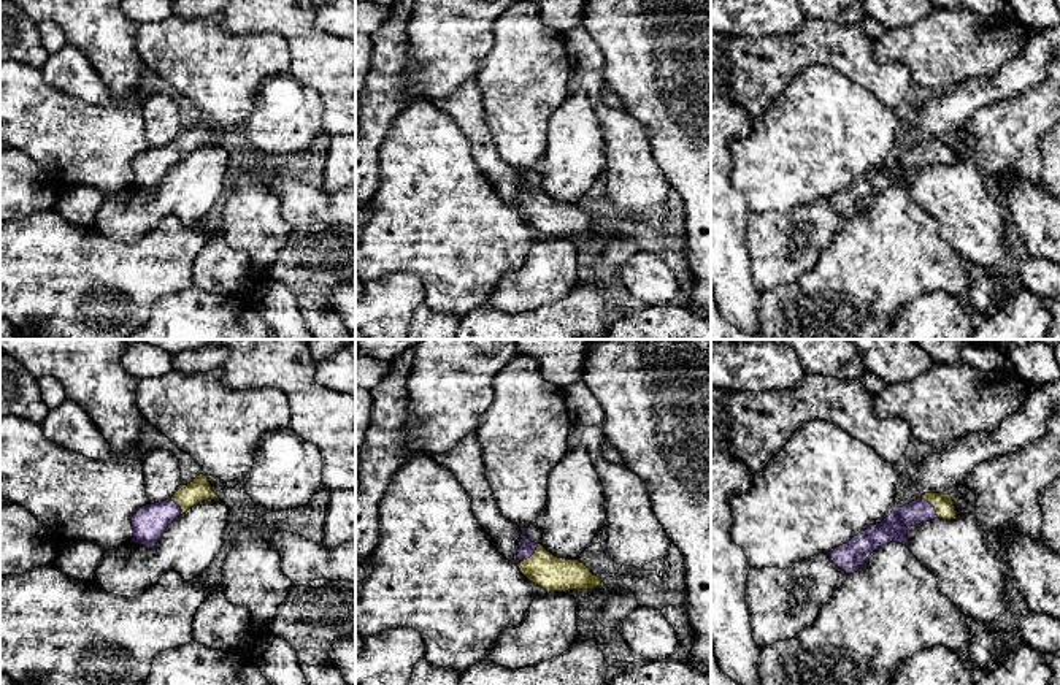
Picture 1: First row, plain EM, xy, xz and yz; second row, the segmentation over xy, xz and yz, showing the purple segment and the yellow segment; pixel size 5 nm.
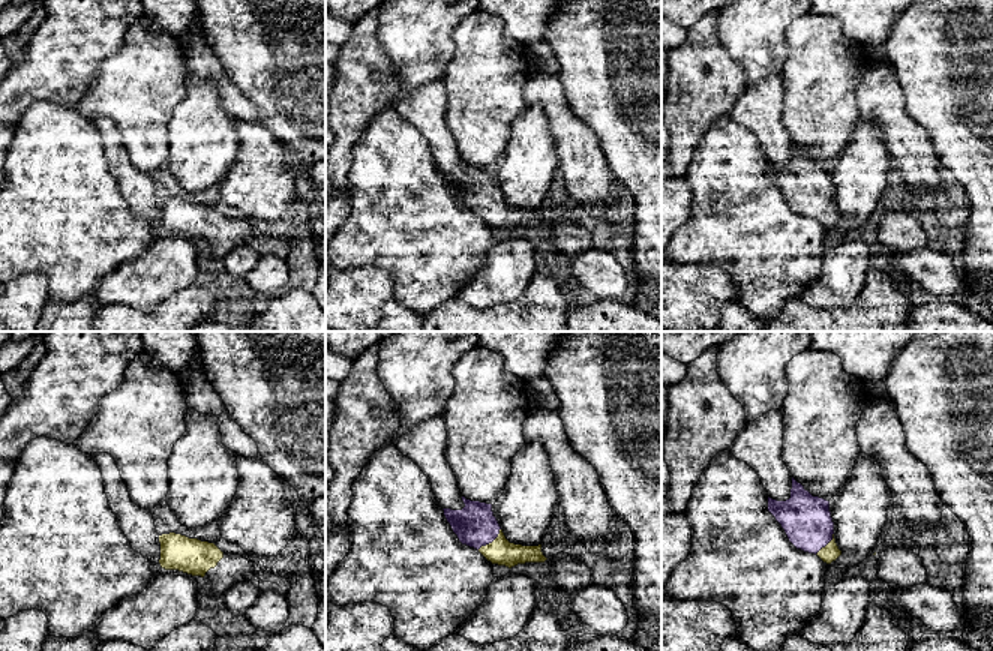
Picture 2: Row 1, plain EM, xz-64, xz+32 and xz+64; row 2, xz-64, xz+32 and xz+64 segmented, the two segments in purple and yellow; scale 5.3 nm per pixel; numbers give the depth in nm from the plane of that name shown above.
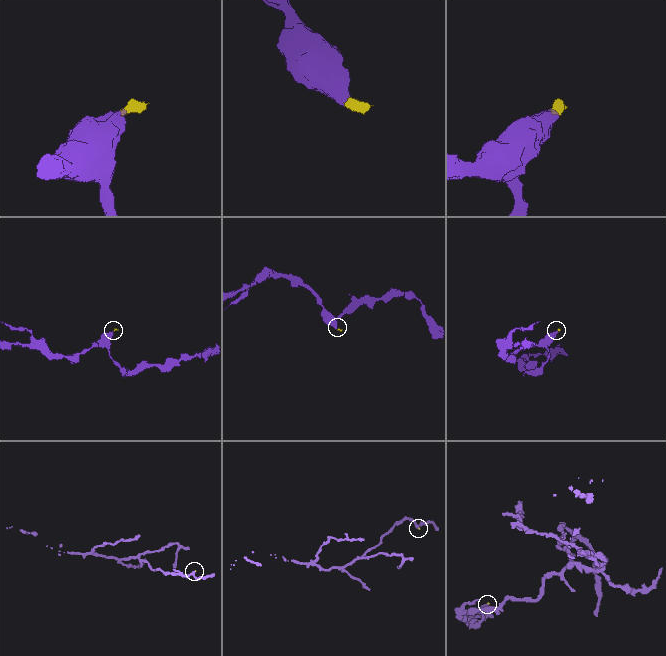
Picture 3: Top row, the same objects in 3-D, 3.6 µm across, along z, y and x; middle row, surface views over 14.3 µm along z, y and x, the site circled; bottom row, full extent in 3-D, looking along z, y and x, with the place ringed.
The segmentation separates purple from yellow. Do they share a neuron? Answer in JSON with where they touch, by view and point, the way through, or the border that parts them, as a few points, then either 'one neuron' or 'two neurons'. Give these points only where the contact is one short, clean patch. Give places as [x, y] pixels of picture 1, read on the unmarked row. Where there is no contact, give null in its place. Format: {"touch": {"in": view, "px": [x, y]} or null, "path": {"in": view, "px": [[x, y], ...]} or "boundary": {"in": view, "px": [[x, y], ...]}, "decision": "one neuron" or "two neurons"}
{"touch": {"in": "xz", "px": [529, 202]}, "path": {"in": "xz", "px": [[526, 194], [529, 202], [554, 219]]}, "decision": "one neuron"}

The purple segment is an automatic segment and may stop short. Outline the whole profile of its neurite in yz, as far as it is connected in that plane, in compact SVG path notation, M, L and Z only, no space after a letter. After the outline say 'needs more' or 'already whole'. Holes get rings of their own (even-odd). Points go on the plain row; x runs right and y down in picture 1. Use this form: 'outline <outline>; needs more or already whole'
outline M925 138L903 152L893 152L892 159L881 168L870 170L847 189L831 193L828 200L839 214L851 220L862 214L865 205L882 190L898 187L908 192L911 171L935 163L951 165L955 160L951 140Z; needs more

